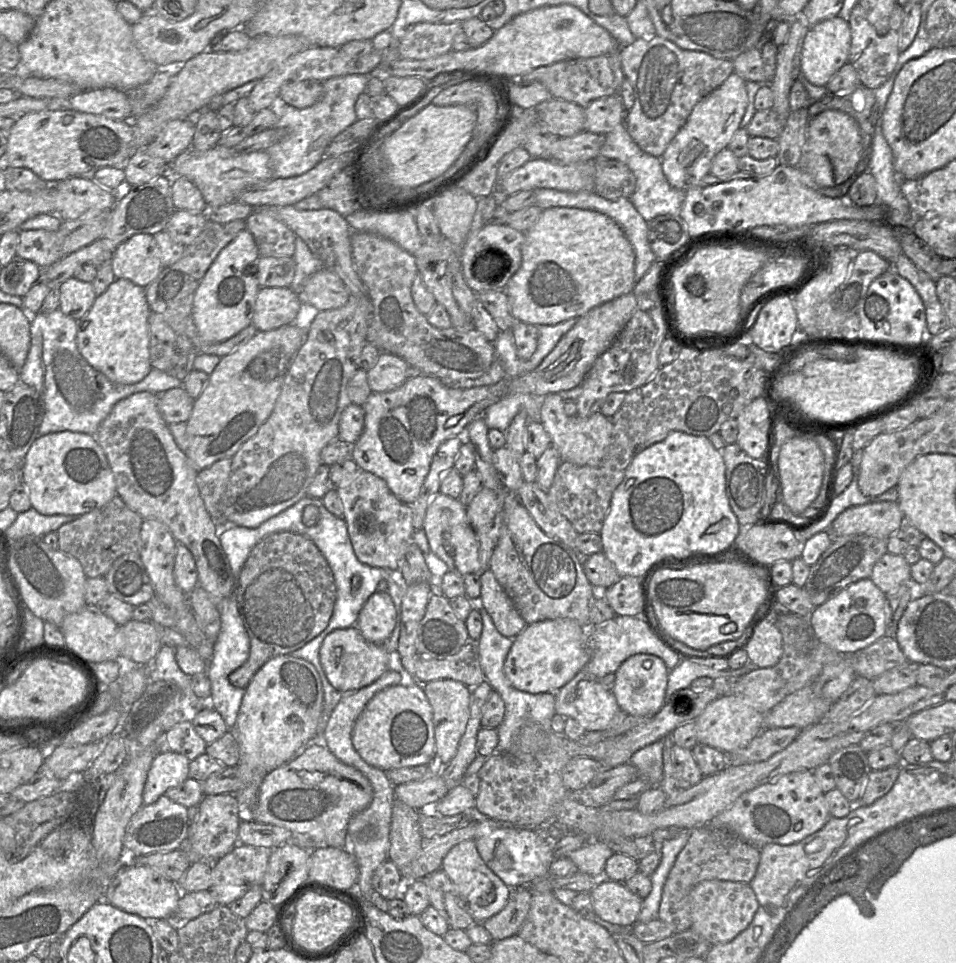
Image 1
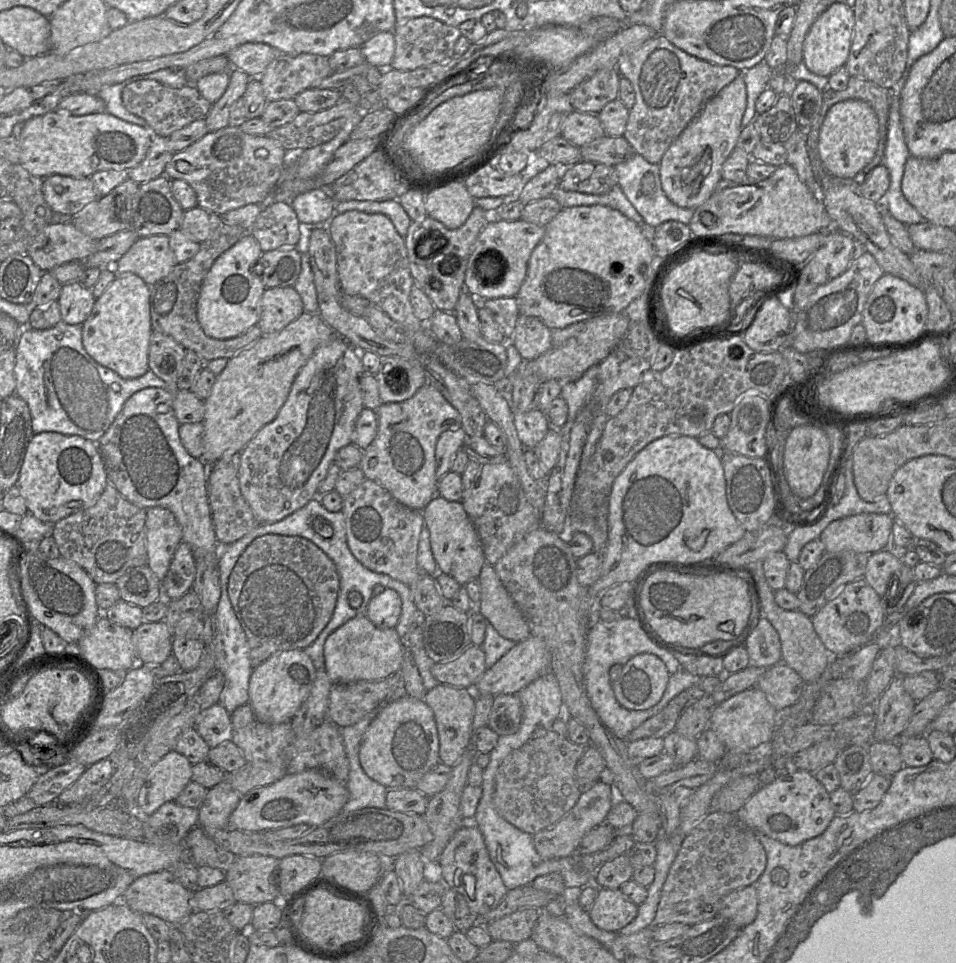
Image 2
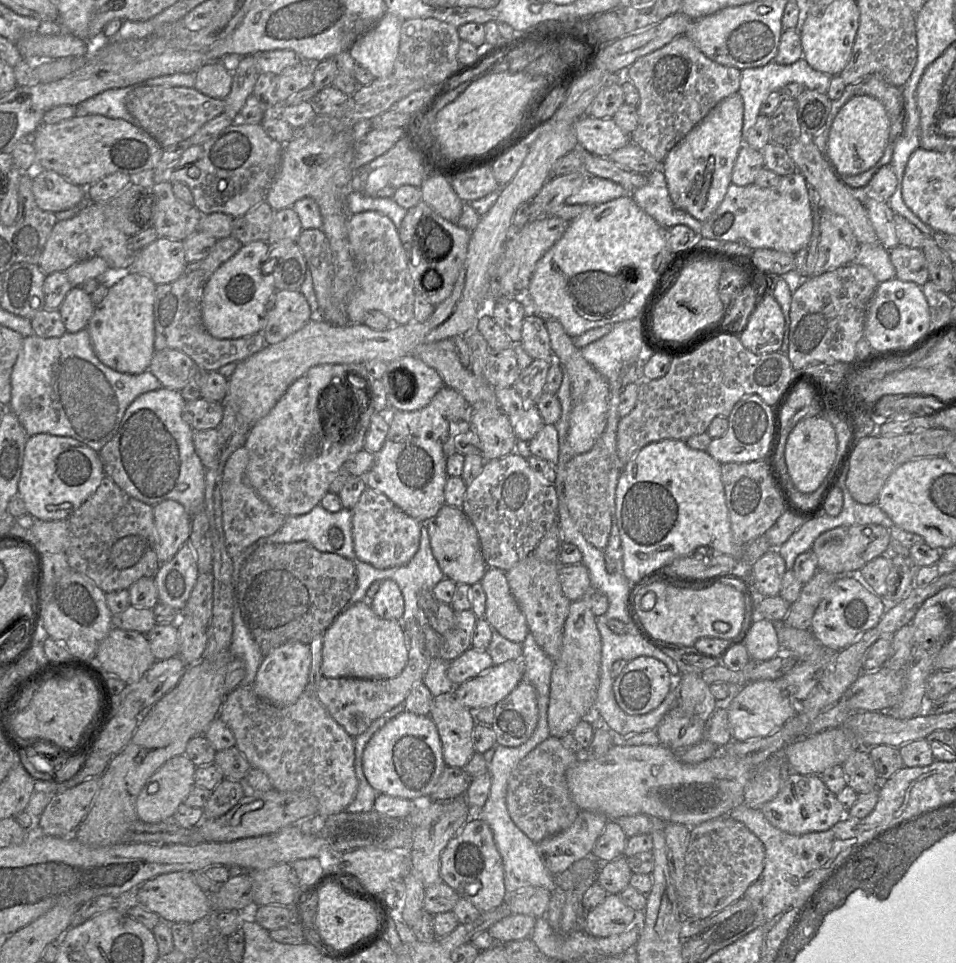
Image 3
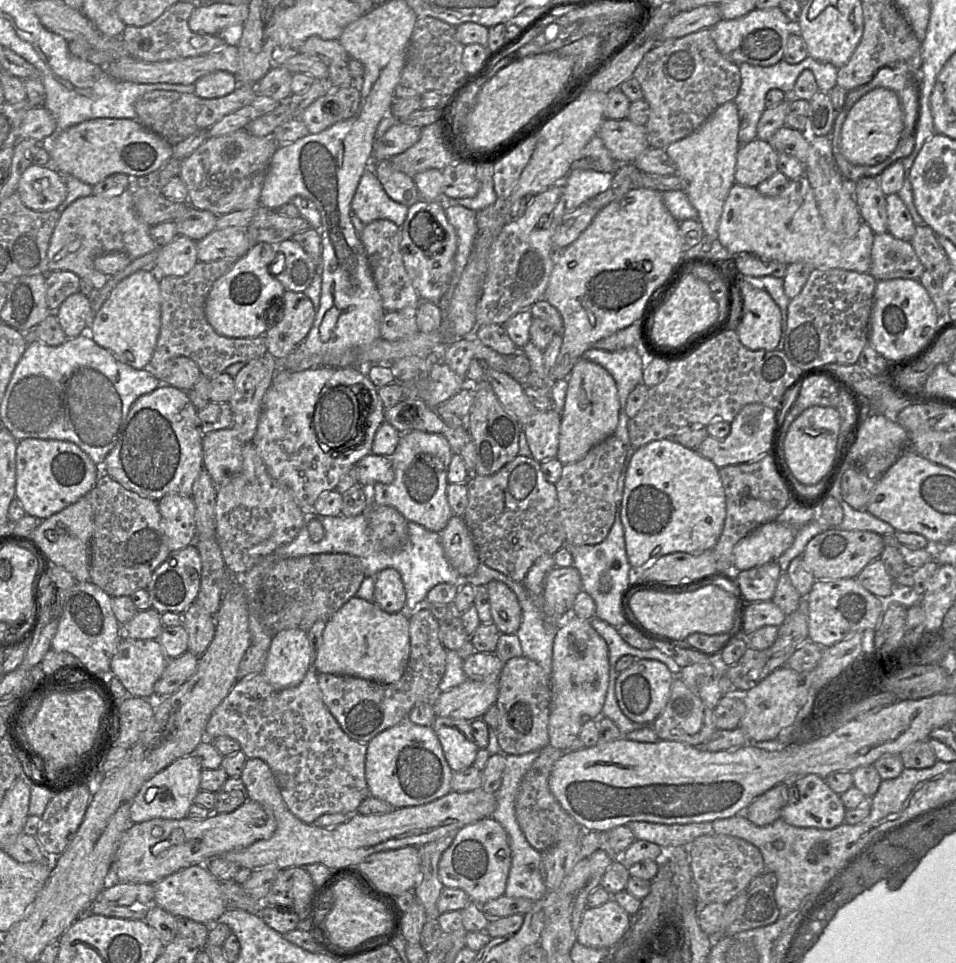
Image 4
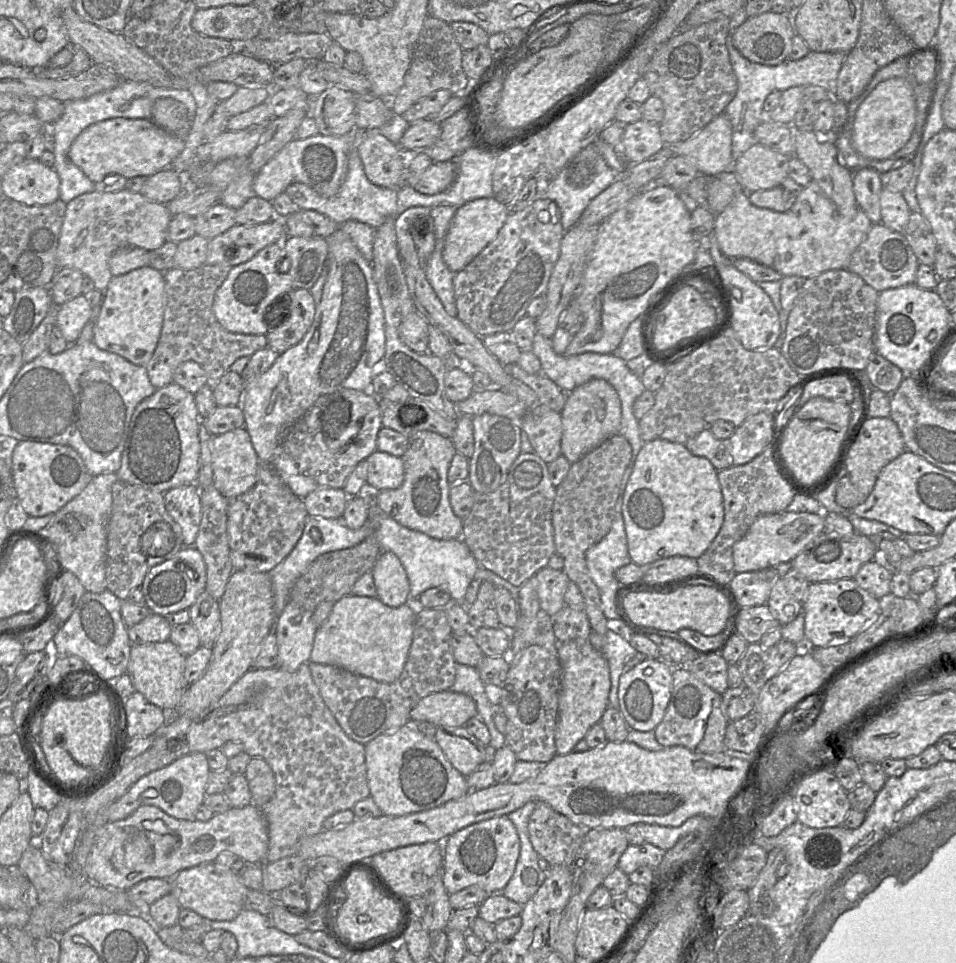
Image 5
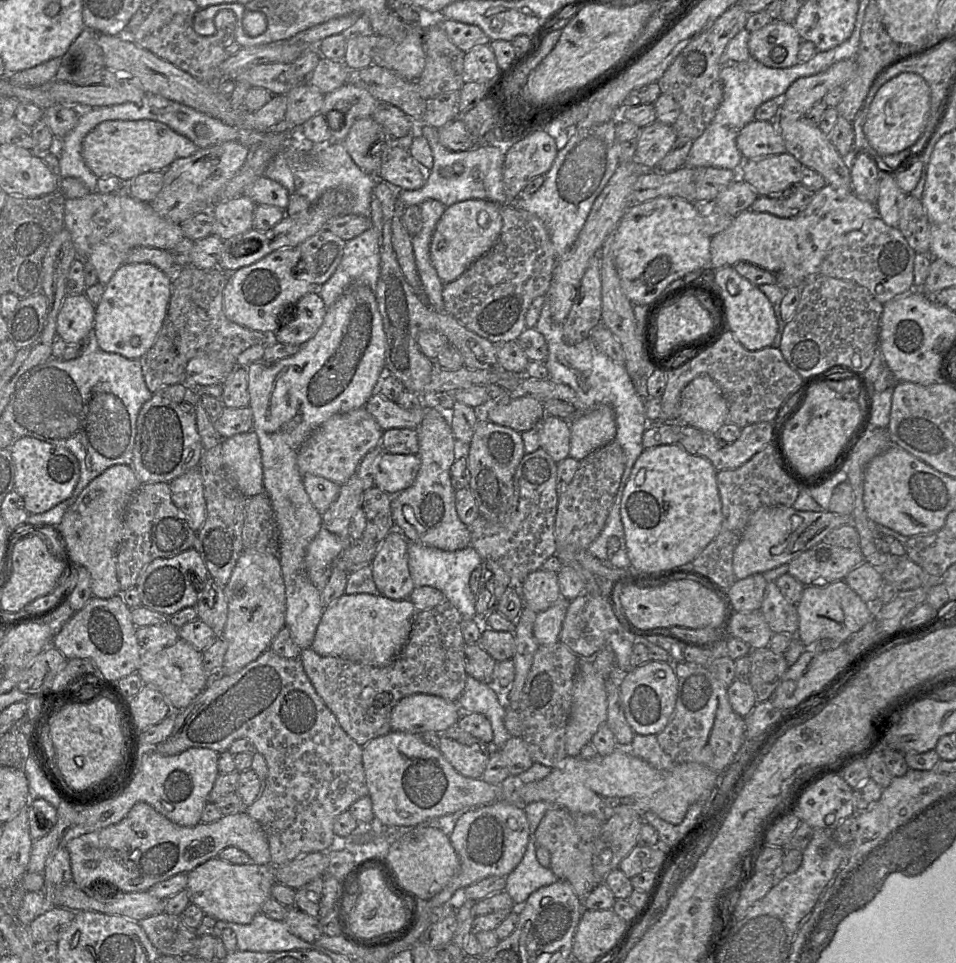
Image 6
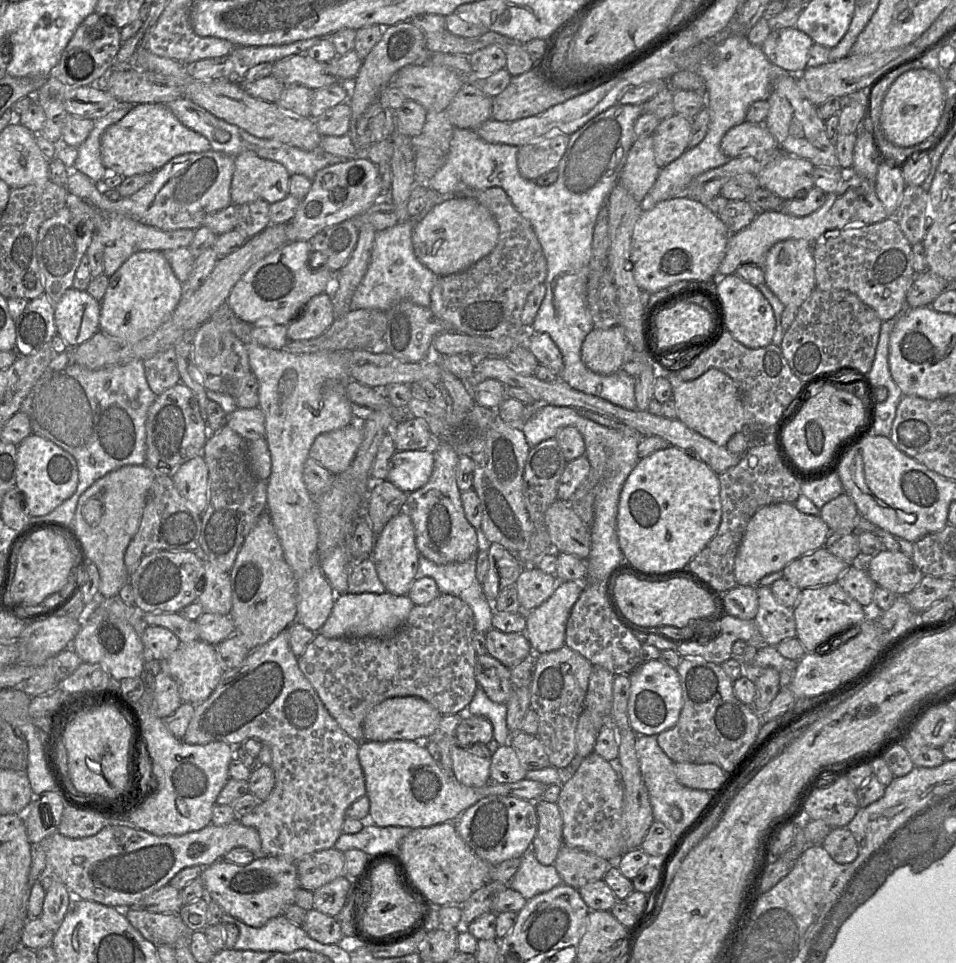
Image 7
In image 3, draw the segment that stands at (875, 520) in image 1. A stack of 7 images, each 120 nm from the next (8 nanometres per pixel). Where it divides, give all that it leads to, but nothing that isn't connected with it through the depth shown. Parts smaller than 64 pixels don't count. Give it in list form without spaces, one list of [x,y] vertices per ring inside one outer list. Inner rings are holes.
[[[876,525],[840,526],[822,533],[813,543],[811,550],[817,558],[818,570],[835,575],[857,574],[859,570],[874,558],[883,555],[891,540],[888,528]]]

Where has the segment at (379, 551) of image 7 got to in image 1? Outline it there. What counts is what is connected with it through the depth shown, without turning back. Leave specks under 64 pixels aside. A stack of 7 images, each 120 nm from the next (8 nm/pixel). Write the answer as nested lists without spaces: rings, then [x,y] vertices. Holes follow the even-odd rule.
[[[376,591],[361,609],[356,627],[370,643],[383,645],[394,630],[396,609],[388,592]]]

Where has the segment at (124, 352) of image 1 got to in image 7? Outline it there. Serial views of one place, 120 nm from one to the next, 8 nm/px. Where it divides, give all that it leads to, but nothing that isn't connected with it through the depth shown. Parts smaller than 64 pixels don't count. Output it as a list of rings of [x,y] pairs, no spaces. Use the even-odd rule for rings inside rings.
[[[136,252],[109,278],[100,302],[99,331],[118,339],[119,343],[134,344],[151,335],[170,318],[181,300],[182,290],[183,284],[174,274],[164,252]]]

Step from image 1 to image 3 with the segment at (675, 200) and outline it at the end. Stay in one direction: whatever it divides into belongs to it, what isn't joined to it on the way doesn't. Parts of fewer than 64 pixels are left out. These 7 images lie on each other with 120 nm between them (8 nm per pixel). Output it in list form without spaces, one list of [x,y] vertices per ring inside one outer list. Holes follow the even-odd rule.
[[[662,169],[648,174],[648,183],[631,191],[635,202],[663,228],[686,225],[696,234],[701,233],[702,223],[672,202]]]

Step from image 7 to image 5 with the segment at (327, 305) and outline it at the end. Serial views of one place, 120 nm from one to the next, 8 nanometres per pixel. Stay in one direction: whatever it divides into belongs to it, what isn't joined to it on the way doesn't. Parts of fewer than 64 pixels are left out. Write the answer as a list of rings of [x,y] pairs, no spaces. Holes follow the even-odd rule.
[[[294,289],[277,301],[285,317],[271,326],[266,334],[269,348],[281,354],[299,343],[310,329],[316,312],[316,303],[307,289]]]

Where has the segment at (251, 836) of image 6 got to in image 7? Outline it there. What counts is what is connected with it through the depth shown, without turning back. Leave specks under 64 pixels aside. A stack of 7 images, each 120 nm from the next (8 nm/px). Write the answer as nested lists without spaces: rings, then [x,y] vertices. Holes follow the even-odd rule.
[[[239,820],[222,826],[211,823],[199,831],[179,836],[156,836],[141,829],[121,825],[106,826],[97,834],[80,839],[68,838],[57,832],[36,845],[40,845],[46,853],[49,872],[66,885],[74,899],[91,900],[122,910],[130,909],[138,901],[168,885],[182,869],[192,866],[207,867],[223,859],[233,848],[245,847],[255,858],[264,856],[258,831],[244,826]]]

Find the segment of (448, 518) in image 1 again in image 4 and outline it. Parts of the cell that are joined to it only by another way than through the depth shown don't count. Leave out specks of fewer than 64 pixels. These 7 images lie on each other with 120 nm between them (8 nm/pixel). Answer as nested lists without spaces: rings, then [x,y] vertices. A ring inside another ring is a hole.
[[[453,515],[439,534],[450,566],[462,578],[468,578],[474,574],[480,564],[480,560],[464,518]]]

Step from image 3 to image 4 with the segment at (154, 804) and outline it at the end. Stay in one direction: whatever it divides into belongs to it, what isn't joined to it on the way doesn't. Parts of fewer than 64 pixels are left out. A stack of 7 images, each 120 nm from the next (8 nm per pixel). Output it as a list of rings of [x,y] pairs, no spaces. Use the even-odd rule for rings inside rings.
[[[193,755],[175,760],[164,770],[147,780],[134,798],[130,808],[130,818],[134,824],[155,818],[184,819],[193,800],[201,790],[202,767]]]

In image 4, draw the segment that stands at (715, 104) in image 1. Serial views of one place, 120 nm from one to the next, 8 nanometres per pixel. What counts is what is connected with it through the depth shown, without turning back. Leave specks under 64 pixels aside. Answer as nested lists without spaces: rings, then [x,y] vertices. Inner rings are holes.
[[[734,101],[720,105],[693,133],[665,148],[682,181],[682,191],[698,212],[706,236],[718,239],[718,225],[724,203],[735,184],[737,153],[739,150],[739,115]]]

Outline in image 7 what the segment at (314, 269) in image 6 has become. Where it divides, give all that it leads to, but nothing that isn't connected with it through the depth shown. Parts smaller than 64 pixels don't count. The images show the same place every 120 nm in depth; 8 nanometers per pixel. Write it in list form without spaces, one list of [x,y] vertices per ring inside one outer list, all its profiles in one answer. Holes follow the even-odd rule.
[[[354,219],[328,227],[312,237],[312,253],[321,253],[324,267],[337,273],[349,260],[359,238],[359,226]]]

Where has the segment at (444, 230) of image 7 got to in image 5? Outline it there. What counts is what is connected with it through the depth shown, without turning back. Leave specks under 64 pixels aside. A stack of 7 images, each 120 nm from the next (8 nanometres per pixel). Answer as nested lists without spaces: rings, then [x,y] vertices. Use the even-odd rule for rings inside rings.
[[[494,196],[478,198],[457,208],[445,238],[442,257],[447,267],[457,273],[466,267],[498,235],[509,215],[507,205]]]

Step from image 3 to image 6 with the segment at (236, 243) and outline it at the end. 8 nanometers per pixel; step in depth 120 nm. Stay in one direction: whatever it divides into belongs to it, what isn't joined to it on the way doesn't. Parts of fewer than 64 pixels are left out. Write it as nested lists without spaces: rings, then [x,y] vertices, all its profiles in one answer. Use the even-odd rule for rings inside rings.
[[[187,265],[172,278],[171,296],[163,324],[153,345],[138,359],[145,384],[151,393],[156,392],[161,387],[184,381],[185,367],[193,357],[208,357],[221,364],[231,364],[236,363],[239,354],[249,347],[269,345],[273,342],[274,333],[264,333],[246,328],[230,321],[225,316],[223,311],[223,290],[231,273],[220,268],[198,269]]]

